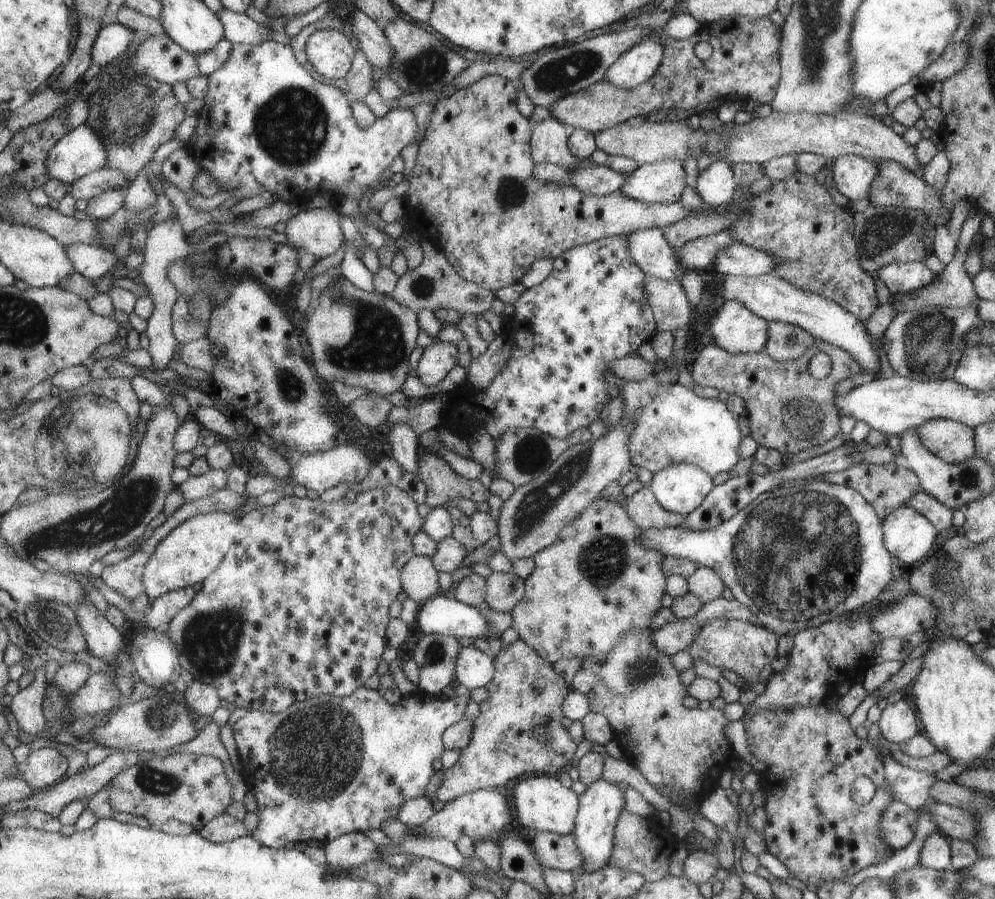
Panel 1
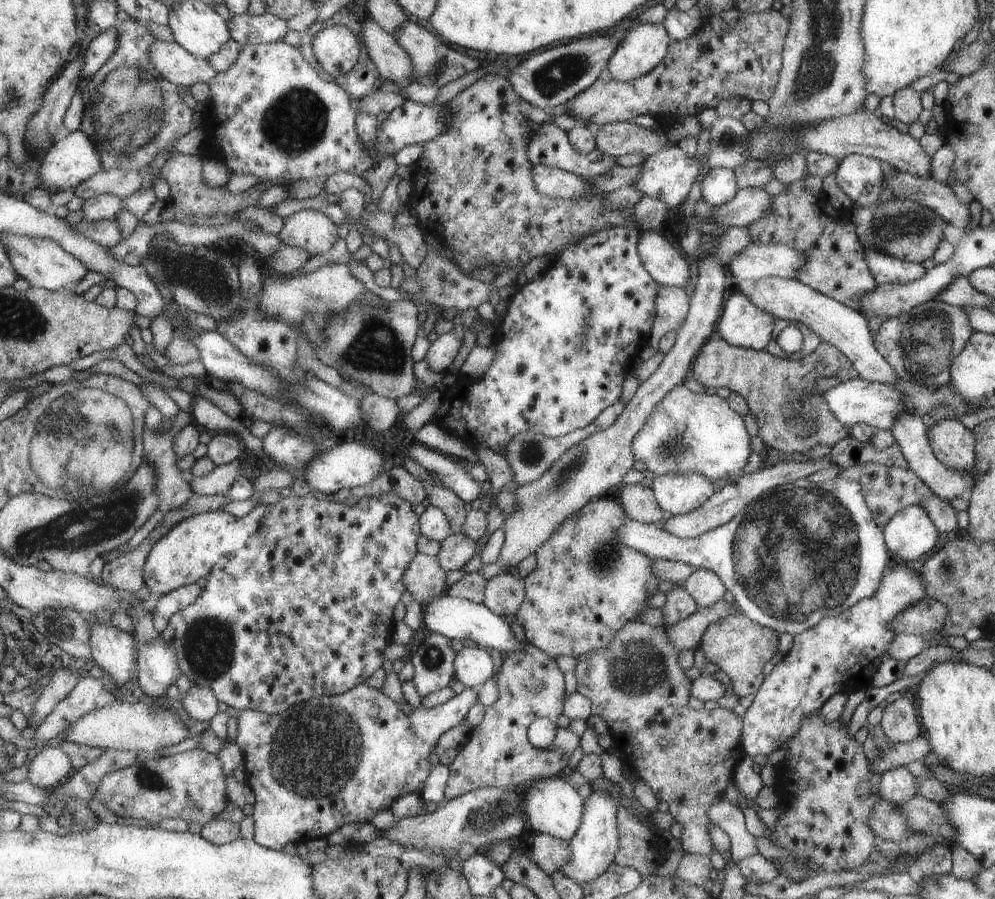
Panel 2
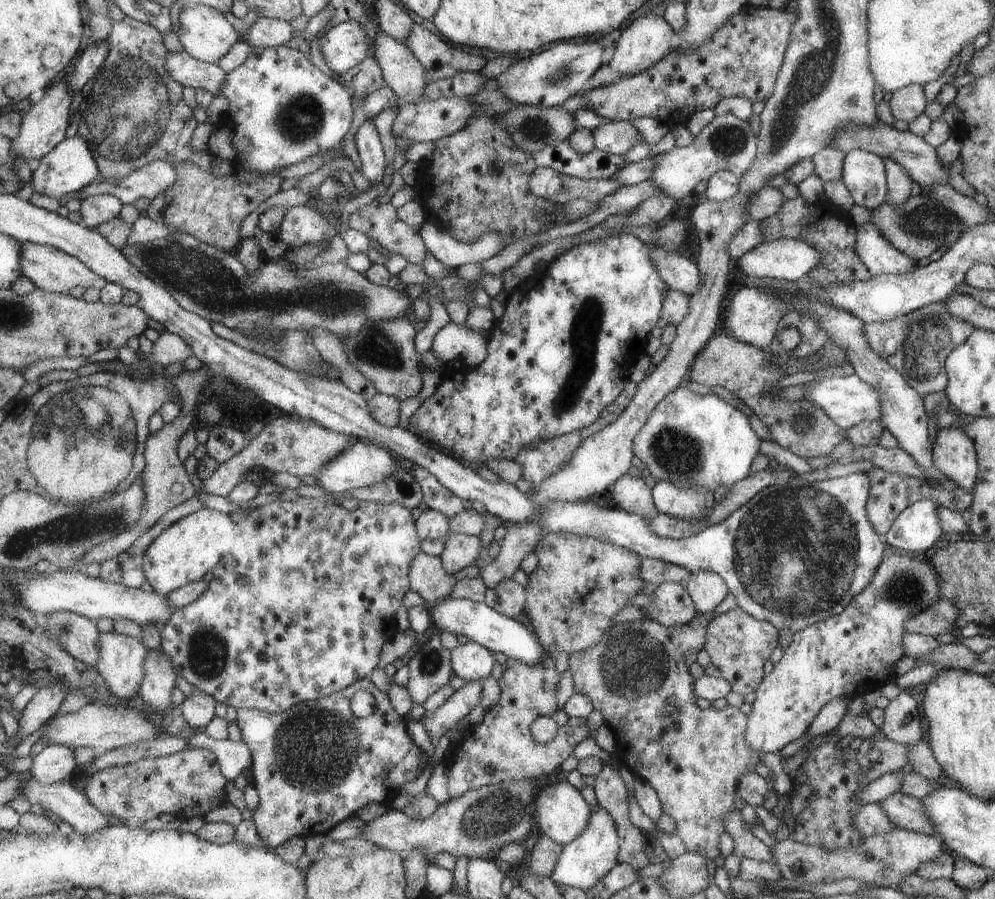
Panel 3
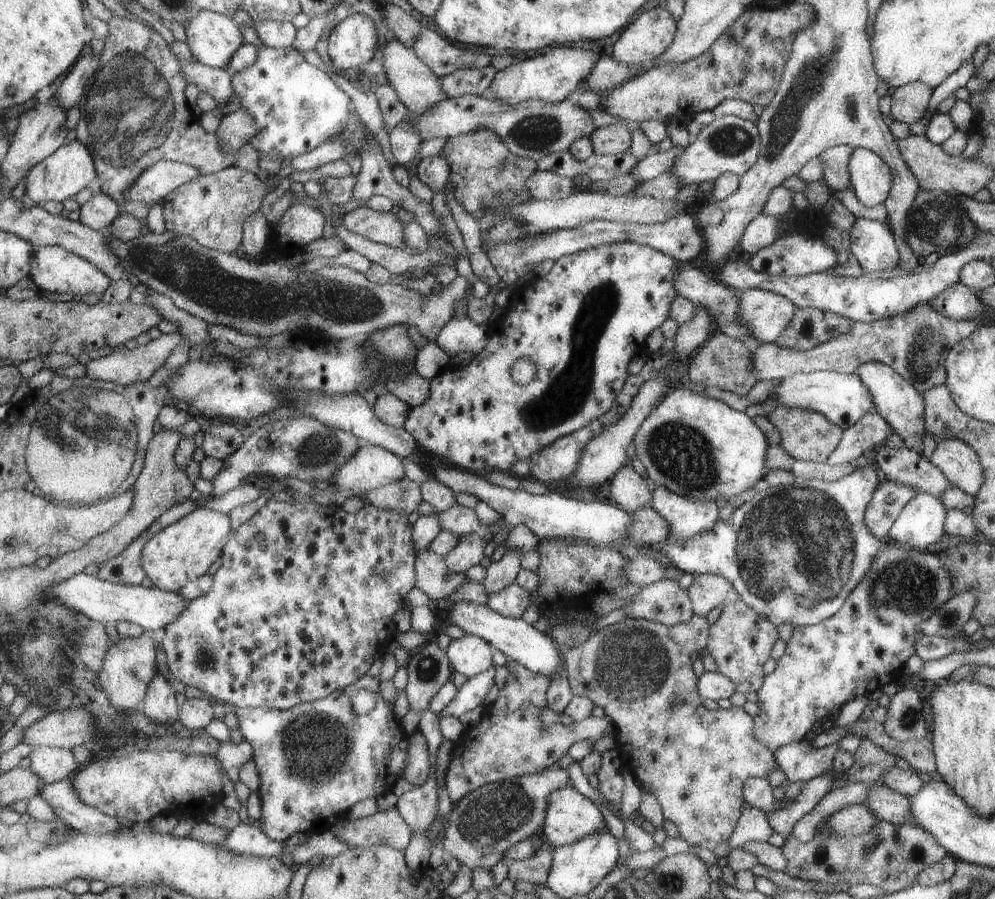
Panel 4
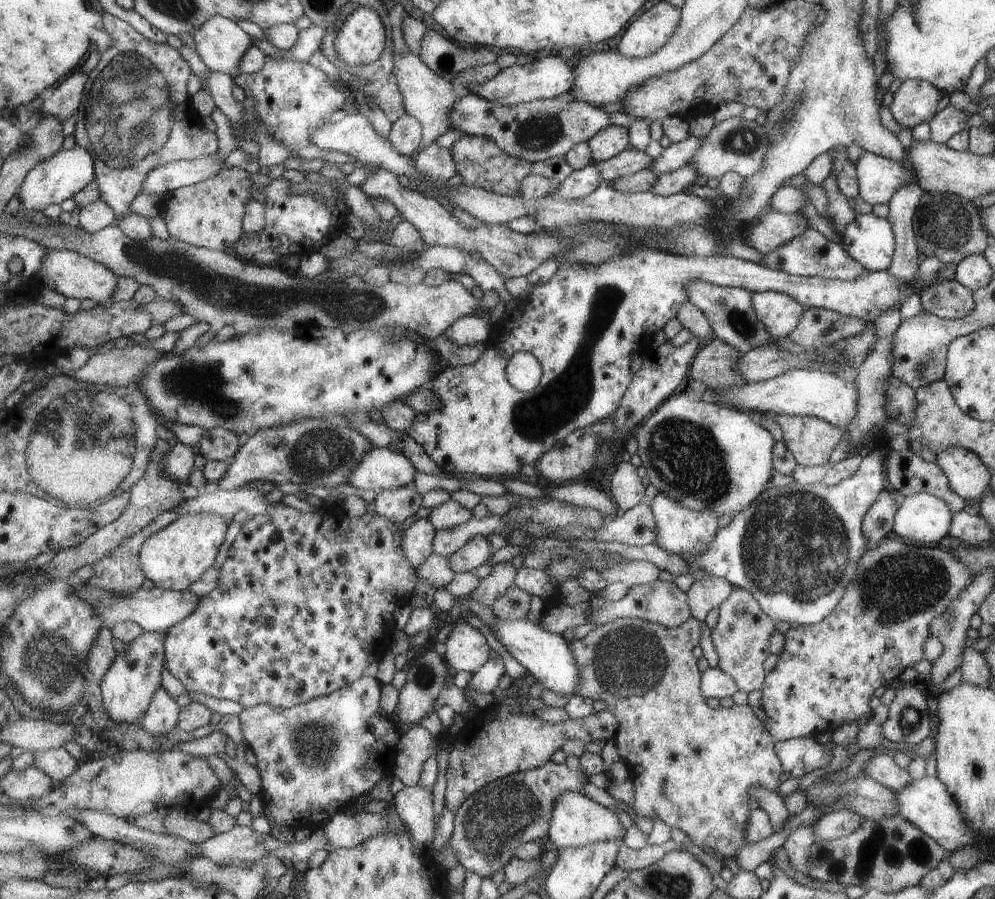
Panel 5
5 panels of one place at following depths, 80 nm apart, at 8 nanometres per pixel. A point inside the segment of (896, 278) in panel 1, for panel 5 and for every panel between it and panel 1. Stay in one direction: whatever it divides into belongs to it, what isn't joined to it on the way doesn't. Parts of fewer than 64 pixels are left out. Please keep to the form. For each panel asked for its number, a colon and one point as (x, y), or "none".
2: (885, 269)
3: (880, 257)
4: (872, 243)
5: (869, 240)

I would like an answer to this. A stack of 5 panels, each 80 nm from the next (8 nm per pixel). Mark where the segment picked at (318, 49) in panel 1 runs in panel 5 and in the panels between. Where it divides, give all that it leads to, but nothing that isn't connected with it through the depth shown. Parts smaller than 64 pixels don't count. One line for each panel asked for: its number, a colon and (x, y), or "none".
2: (338, 48)
3: (345, 46)
4: (354, 42)
5: (362, 41)

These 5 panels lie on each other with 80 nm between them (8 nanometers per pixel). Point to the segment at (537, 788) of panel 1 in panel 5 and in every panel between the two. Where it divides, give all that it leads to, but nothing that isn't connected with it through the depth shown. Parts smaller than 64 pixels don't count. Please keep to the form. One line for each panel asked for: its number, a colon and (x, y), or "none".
2: (552, 806)
3: (561, 813)
4: (570, 816)
5: (577, 821)

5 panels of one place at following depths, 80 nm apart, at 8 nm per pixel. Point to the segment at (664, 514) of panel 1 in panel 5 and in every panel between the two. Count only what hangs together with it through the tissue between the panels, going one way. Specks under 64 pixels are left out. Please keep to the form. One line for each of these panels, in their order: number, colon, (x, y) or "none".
2: (638, 502)
3: (631, 494)
4: (628, 491)
5: (625, 486)

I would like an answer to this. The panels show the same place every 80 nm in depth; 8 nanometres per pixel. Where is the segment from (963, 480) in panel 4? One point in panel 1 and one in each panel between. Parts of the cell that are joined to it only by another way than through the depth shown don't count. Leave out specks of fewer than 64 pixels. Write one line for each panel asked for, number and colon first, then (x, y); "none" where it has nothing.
1: (952, 441)
2: (952, 443)
3: (953, 453)

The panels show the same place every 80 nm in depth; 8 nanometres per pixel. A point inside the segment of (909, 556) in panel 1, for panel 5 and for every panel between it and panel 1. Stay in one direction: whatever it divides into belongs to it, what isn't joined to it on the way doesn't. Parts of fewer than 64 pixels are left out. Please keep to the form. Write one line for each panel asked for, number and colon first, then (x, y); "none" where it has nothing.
2: (909, 533)
3: (915, 528)
4: (922, 520)
5: (921, 517)

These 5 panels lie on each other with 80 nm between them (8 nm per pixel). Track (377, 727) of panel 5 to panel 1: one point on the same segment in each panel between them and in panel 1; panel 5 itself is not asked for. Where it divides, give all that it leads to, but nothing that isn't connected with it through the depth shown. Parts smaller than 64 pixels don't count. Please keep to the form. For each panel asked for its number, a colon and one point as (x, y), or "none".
1: (326, 766)
2: (313, 769)
3: (315, 765)
4: (317, 760)

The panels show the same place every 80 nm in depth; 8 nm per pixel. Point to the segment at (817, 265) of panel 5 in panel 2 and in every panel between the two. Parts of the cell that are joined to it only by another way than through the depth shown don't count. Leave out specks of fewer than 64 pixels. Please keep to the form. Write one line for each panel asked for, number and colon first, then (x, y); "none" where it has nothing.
2: (755, 261)
3: (785, 259)
4: (793, 254)

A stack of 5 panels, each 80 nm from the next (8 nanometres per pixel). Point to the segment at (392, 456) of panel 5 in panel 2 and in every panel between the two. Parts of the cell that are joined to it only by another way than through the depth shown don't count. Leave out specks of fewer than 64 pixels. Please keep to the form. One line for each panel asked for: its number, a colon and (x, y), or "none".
2: (345, 465)
3: (363, 464)
4: (373, 467)

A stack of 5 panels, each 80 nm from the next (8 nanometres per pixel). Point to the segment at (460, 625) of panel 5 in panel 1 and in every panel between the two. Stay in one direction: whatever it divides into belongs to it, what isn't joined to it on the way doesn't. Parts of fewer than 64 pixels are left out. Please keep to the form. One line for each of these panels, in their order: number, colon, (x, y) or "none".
1: (474, 668)
2: (473, 666)
3: (472, 661)
4: (470, 655)

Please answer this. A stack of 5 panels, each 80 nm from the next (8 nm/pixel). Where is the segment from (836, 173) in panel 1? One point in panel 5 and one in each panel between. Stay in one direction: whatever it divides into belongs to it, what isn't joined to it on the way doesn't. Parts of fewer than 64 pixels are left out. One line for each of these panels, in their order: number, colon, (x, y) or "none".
2: (859, 177)
3: (863, 173)
4: (870, 177)
5: (877, 178)

